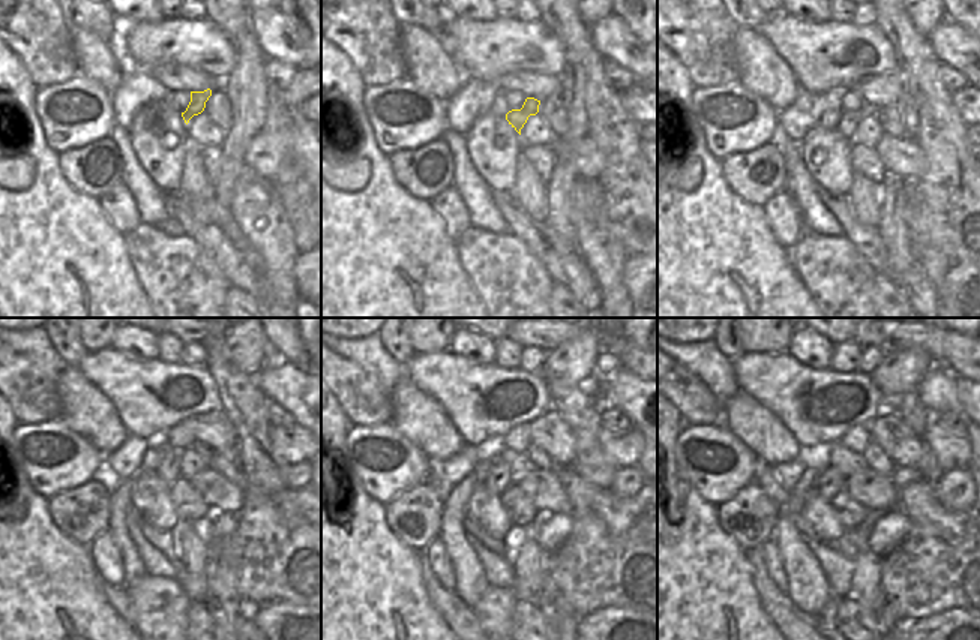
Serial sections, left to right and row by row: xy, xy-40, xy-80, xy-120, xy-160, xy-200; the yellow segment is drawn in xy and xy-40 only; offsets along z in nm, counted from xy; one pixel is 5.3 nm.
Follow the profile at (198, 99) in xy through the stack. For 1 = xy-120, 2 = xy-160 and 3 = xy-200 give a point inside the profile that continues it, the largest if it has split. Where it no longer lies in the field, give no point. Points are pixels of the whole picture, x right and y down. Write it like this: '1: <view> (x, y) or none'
1: xy-120 (167, 471)
2: xy-160 (499, 478)
3: xy-200 (830, 481)

